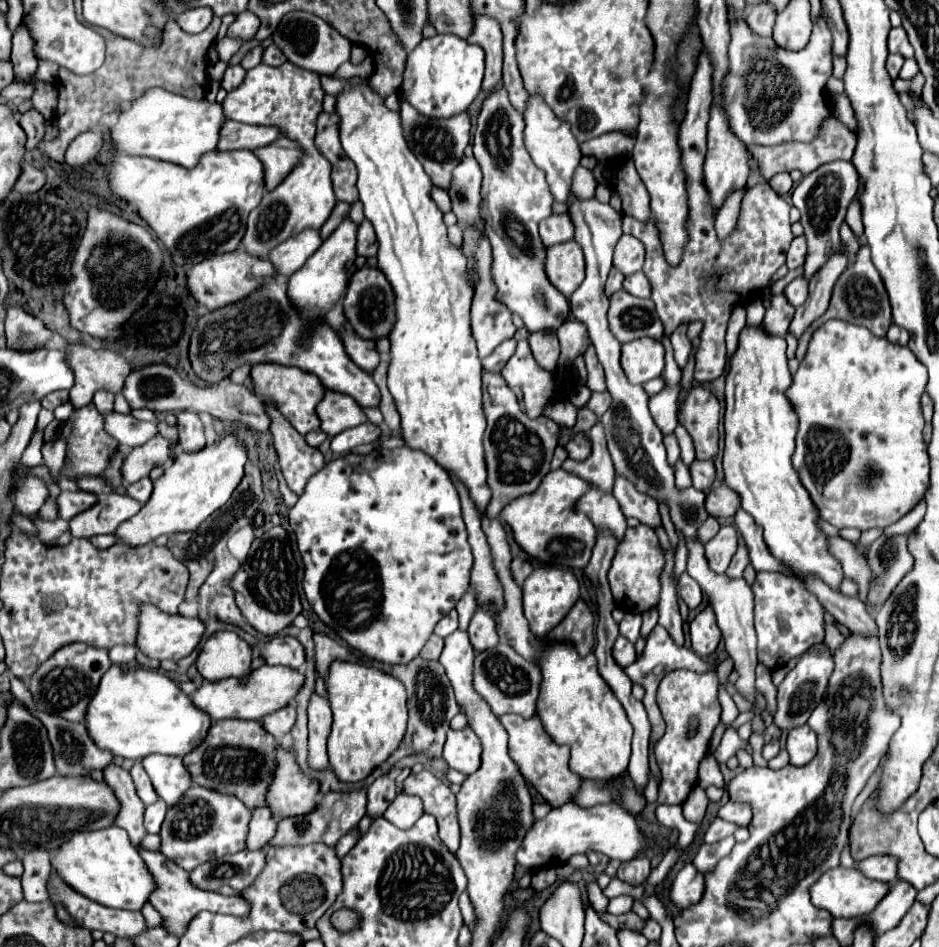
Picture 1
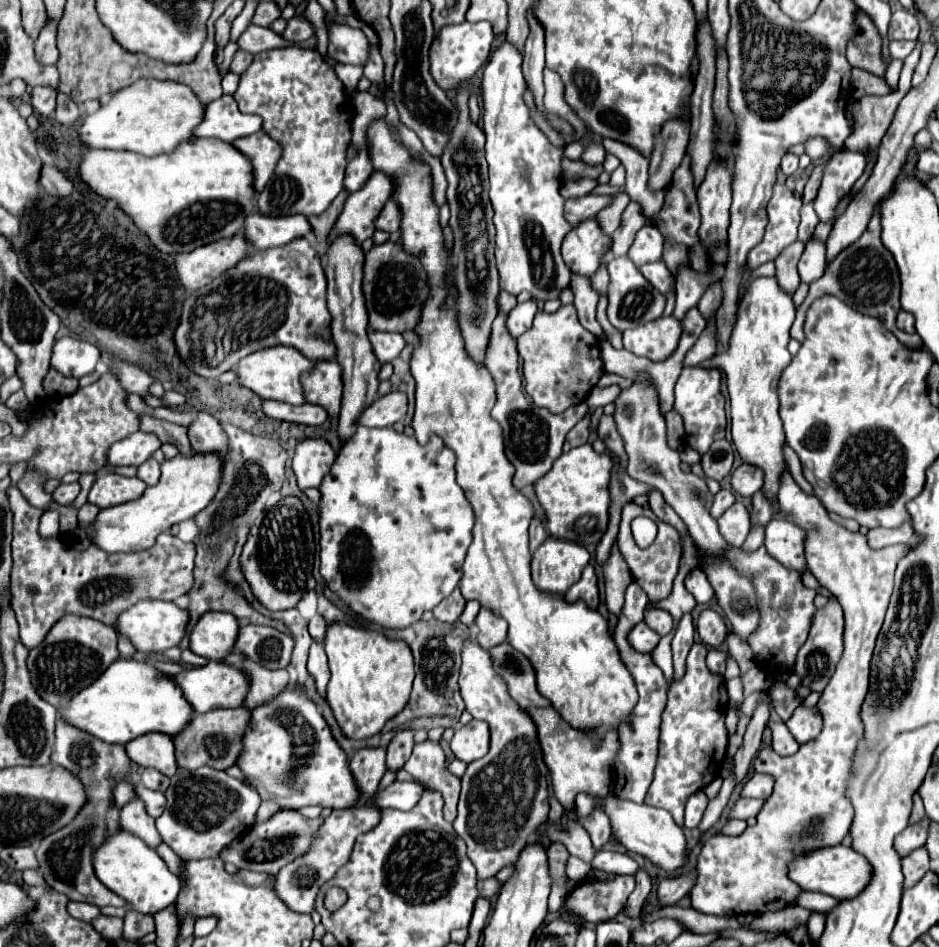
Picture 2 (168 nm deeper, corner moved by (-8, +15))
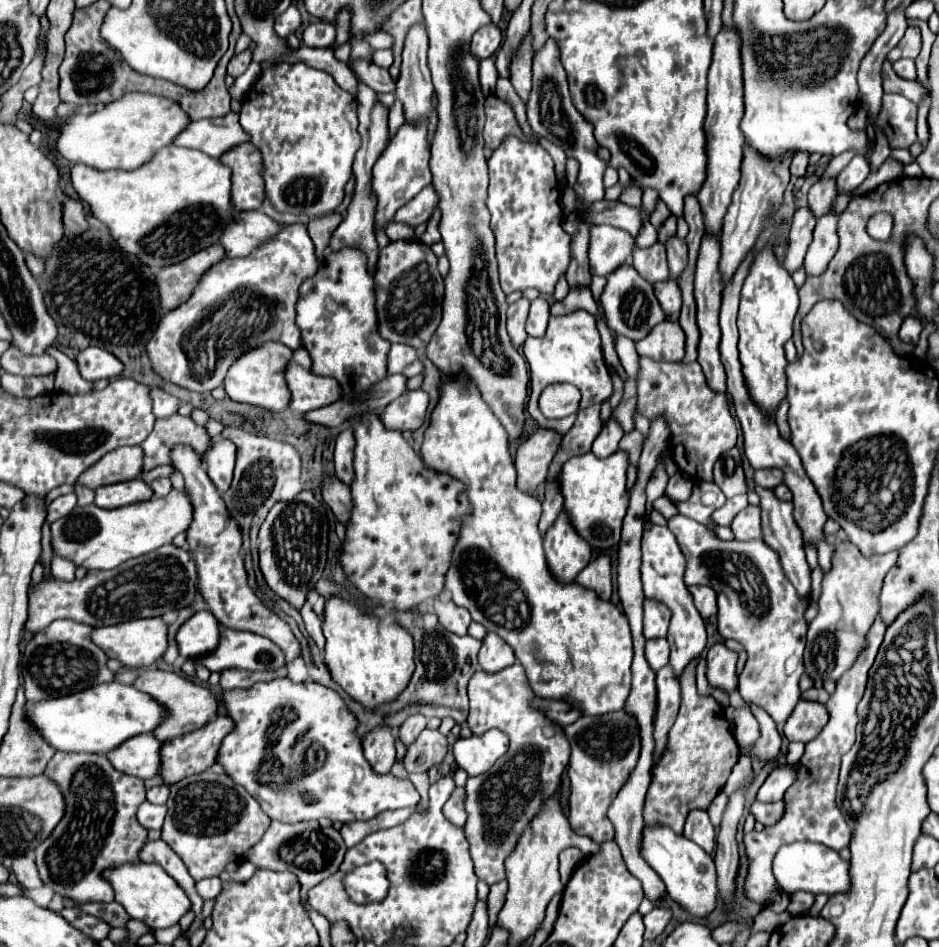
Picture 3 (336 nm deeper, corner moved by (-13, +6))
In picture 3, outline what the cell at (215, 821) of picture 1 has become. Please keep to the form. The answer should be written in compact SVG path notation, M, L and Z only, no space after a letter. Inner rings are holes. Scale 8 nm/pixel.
M206 770L202 774L188 776L170 786L168 814L162 826L162 840L182 858L190 876L194 880L202 880L210 876L220 876L220 872L224 870L228 862L242 860L246 850L250 850L250 846L254 846L254 842L262 838L268 824L270 824L270 818L262 812L260 804L242 786L232 782L232 778L226 774L214 774Z

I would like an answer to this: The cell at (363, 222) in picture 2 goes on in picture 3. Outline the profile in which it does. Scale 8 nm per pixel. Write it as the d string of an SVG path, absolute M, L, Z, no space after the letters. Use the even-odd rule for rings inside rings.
M404 124L388 144L388 148L382 152L378 162L372 170L372 194L376 196L376 214L374 214L374 226L376 230L386 228L396 214L400 206L410 202L424 186L432 182L432 174L428 168L430 160L430 148L426 140L426 126L412 126Z

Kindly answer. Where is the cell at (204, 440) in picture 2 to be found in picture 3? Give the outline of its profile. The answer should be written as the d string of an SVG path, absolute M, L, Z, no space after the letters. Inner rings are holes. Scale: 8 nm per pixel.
M212 438L210 448L204 452L204 464L210 480L220 492L226 492L232 482L236 446L228 438Z

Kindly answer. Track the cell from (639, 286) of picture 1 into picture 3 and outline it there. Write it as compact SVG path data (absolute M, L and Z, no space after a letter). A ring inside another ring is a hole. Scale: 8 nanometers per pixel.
M674 280L656 282L654 290L656 290L656 298L660 300L662 310L666 312L666 318L678 320L678 314L680 314L680 308L682 308L682 296L680 296L678 282L674 282Z

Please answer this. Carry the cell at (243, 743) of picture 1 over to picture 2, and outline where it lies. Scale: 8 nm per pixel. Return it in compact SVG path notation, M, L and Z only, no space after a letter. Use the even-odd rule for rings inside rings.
M237 707L237 709L213 709L203 715L195 715L189 725L177 733L177 737L171 737L175 743L175 757L177 767L193 771L197 767L213 767L213 769L227 769L237 763L237 757L241 753L241 737L249 723L249 709Z

